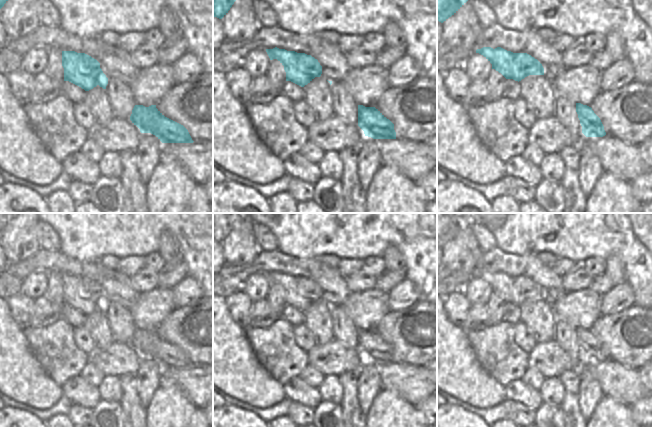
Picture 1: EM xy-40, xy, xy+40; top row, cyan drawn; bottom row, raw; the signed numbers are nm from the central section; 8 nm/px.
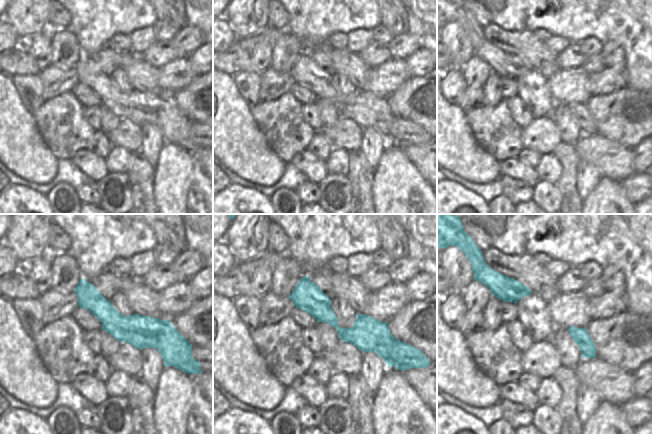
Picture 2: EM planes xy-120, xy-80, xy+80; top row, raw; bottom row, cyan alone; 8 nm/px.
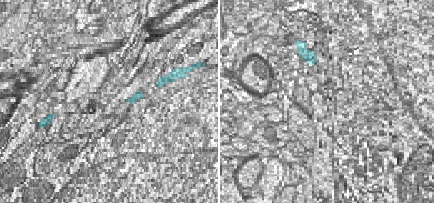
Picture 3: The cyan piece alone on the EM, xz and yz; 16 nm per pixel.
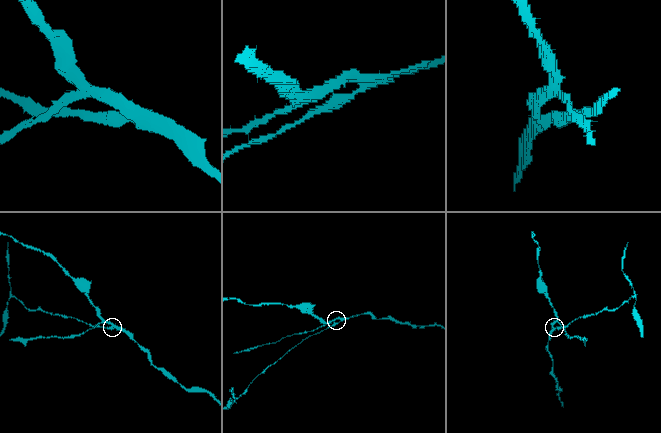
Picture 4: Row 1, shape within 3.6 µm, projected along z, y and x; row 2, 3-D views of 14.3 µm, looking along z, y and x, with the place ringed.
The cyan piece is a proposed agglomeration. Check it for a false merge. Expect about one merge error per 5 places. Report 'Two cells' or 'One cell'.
Two cells

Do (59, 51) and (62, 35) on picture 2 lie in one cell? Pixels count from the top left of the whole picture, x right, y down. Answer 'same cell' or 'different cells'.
same cell

